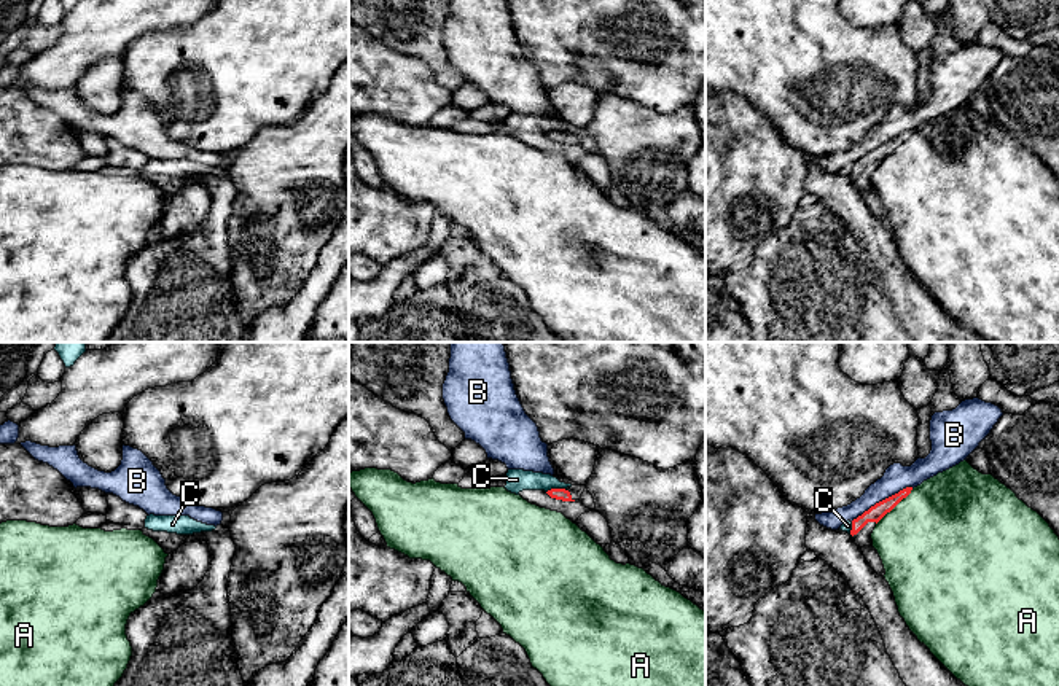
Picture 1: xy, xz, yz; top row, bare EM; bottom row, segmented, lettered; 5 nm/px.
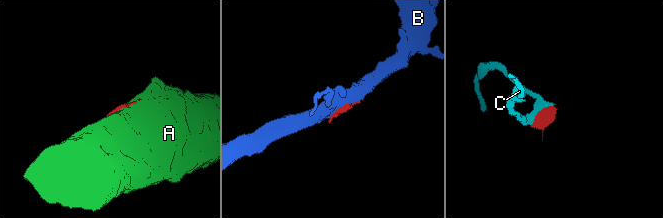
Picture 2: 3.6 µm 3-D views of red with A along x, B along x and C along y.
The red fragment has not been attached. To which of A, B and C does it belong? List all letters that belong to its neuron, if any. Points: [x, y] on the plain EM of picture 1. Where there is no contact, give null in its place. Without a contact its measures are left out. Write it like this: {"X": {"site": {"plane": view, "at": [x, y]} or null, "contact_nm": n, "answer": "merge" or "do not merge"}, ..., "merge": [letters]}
{"A": {"site": {"plane": "yz", "at": [894, 150]}, "contact_nm": 260, "answer": "do not merge"}, "B": {"site": {"plane": "yz", "at": [883, 144]}, "contact_nm": 360, "answer": "do not merge"}, "C": {"site": {"plane": "xz", "at": [554, 132]}, "contact_nm": 100, "answer": "do not merge"}, "merge": []}

